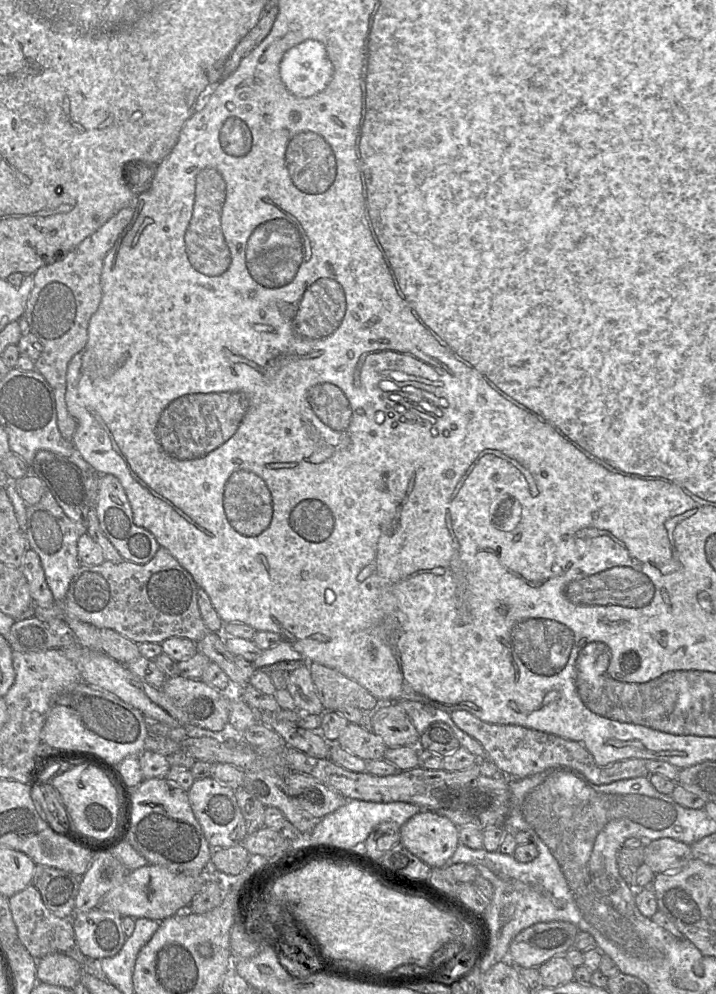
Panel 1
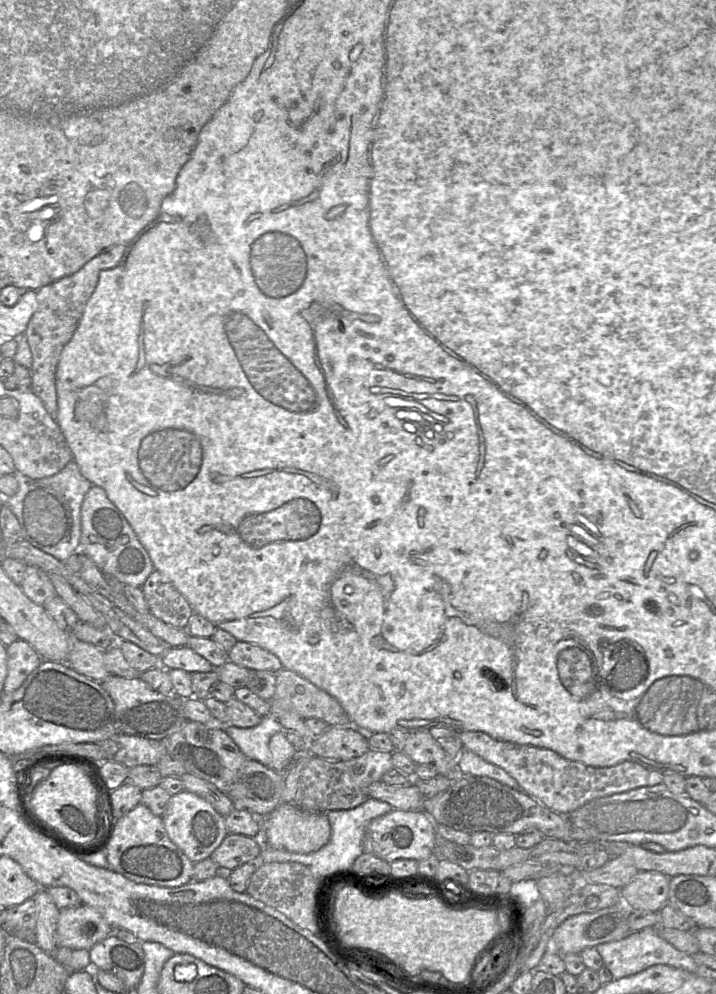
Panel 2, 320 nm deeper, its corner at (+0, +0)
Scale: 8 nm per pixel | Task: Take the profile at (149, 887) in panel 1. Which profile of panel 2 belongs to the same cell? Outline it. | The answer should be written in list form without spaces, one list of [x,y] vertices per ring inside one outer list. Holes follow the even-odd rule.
[[[81,904],[59,910],[55,941],[57,947],[90,950],[114,931],[96,909]]]

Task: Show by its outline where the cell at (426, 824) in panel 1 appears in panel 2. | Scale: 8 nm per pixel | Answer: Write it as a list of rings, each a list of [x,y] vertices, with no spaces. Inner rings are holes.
[[[393,809],[367,825],[363,838],[363,852],[392,863],[399,859],[422,861],[434,854],[436,824],[423,810]]]

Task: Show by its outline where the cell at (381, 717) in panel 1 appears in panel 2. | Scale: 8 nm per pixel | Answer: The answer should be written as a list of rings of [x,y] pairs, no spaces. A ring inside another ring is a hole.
[[[410,731],[402,752],[414,763],[435,769],[438,775],[451,775],[455,760],[451,759],[428,731]]]

